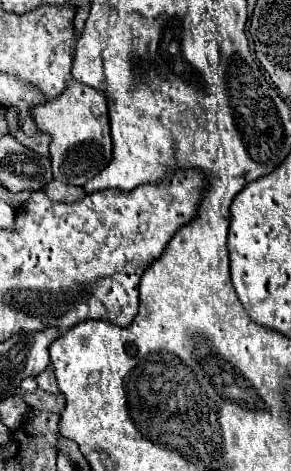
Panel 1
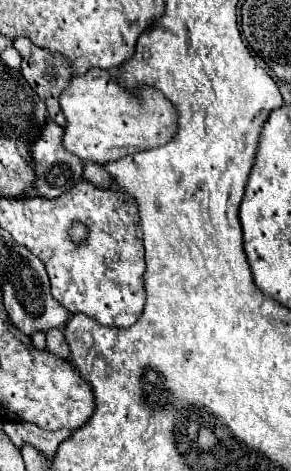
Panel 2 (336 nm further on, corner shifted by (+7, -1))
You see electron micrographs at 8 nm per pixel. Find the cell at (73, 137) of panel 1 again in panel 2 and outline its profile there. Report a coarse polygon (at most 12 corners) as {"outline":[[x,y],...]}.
{"outline":[[95,68],[59,96],[63,146],[105,164],[163,146],[177,114]]}

